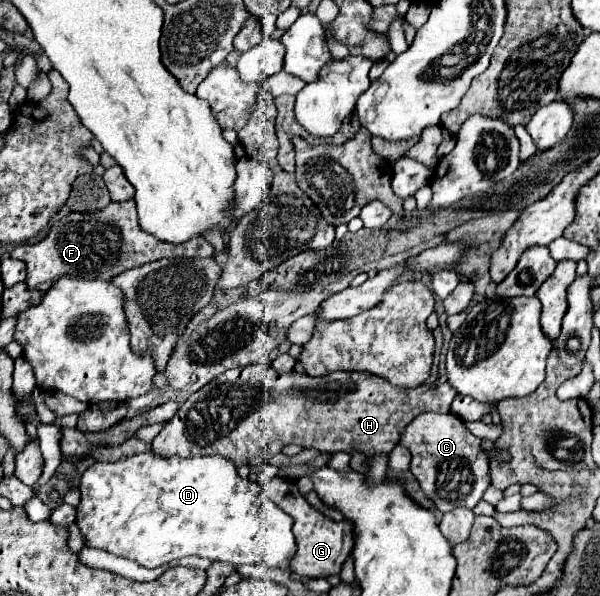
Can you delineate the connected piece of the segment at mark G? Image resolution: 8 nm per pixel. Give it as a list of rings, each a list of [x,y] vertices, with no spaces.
[[[273,478],[271,482],[263,484],[263,490],[283,512],[287,512],[295,520],[293,534],[295,534],[295,542],[297,542],[297,552],[291,558],[291,564],[287,564],[287,568],[303,580],[337,576],[343,562],[347,560],[347,556],[351,552],[351,544],[353,544],[353,534],[351,534],[353,526],[351,526],[351,522],[347,522],[347,520],[333,522],[333,520],[325,518],[323,514],[319,514],[317,510],[313,510],[307,504],[307,500],[299,494],[295,482],[291,482],[291,480]]]

